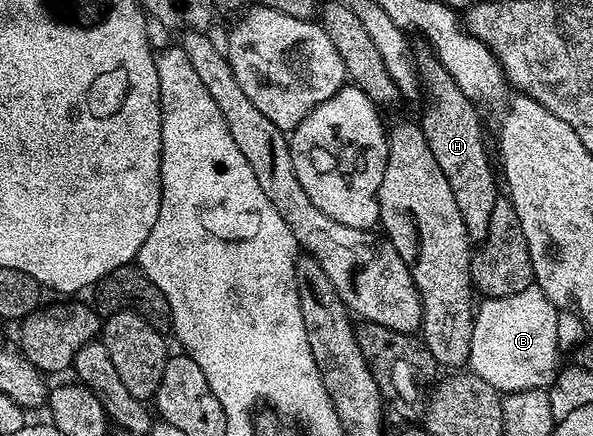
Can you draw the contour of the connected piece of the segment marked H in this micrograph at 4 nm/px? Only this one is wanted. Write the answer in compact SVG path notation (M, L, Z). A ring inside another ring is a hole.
M447 74L439 75L427 75L423 81L426 96L428 92L428 110L424 117L419 117L418 123L442 174L446 174L446 182L450 182L450 191L458 202L462 222L466 222L468 239L479 242L486 238L486 232L490 230L490 218L498 198L498 172L493 157L492 160L488 157L488 148L484 145L481 109L466 98L466 94L462 94L458 82L451 80Z

